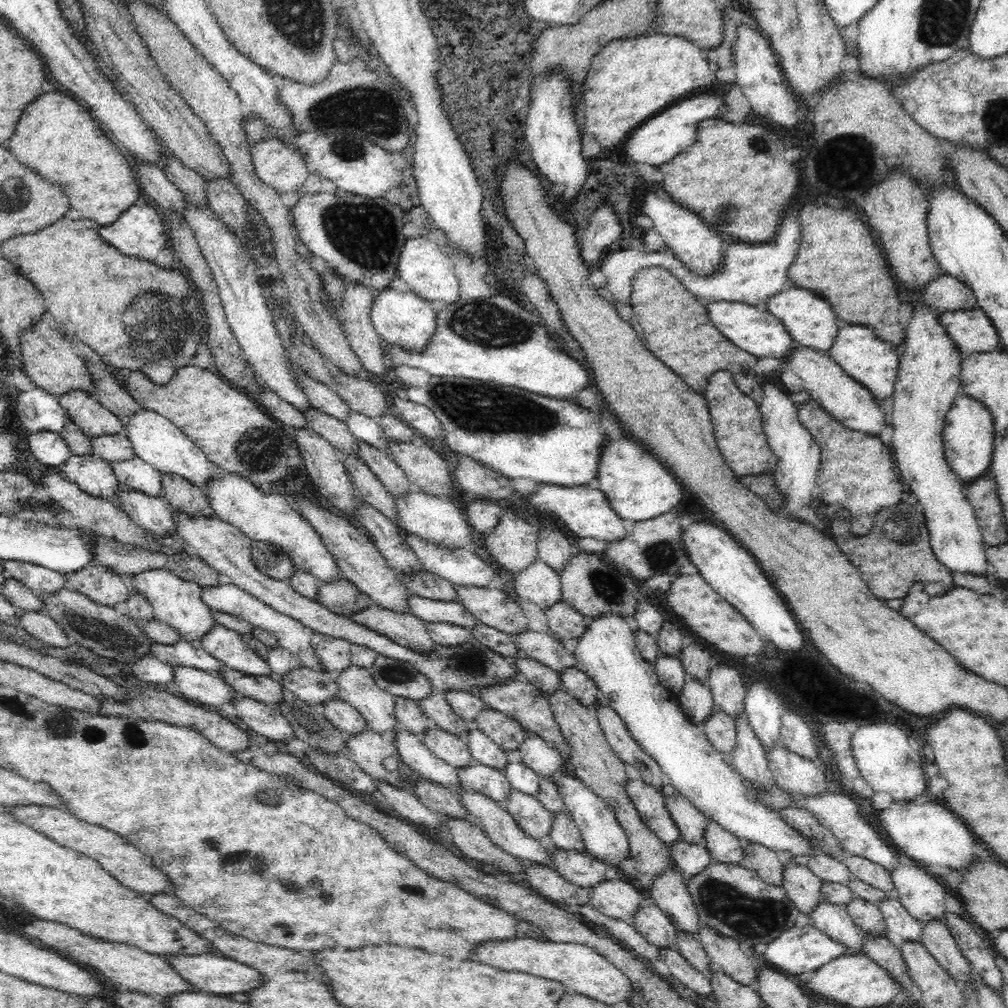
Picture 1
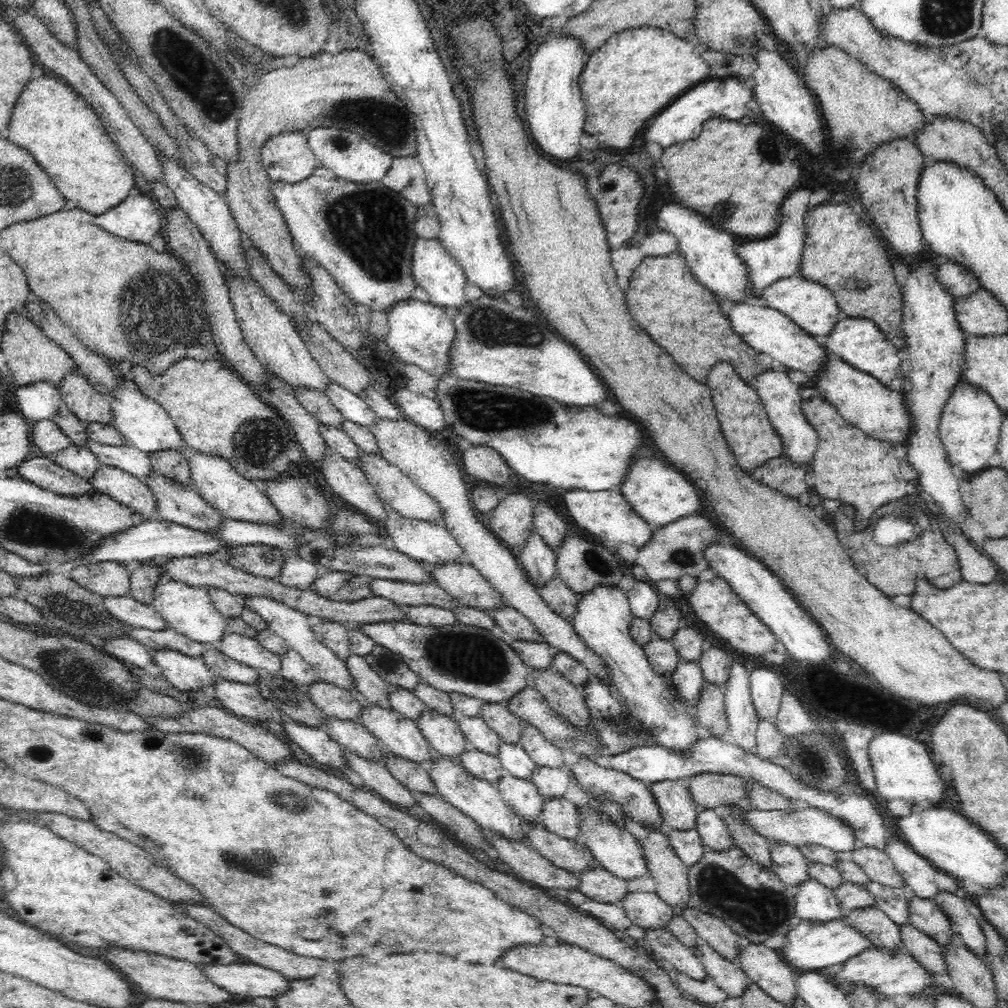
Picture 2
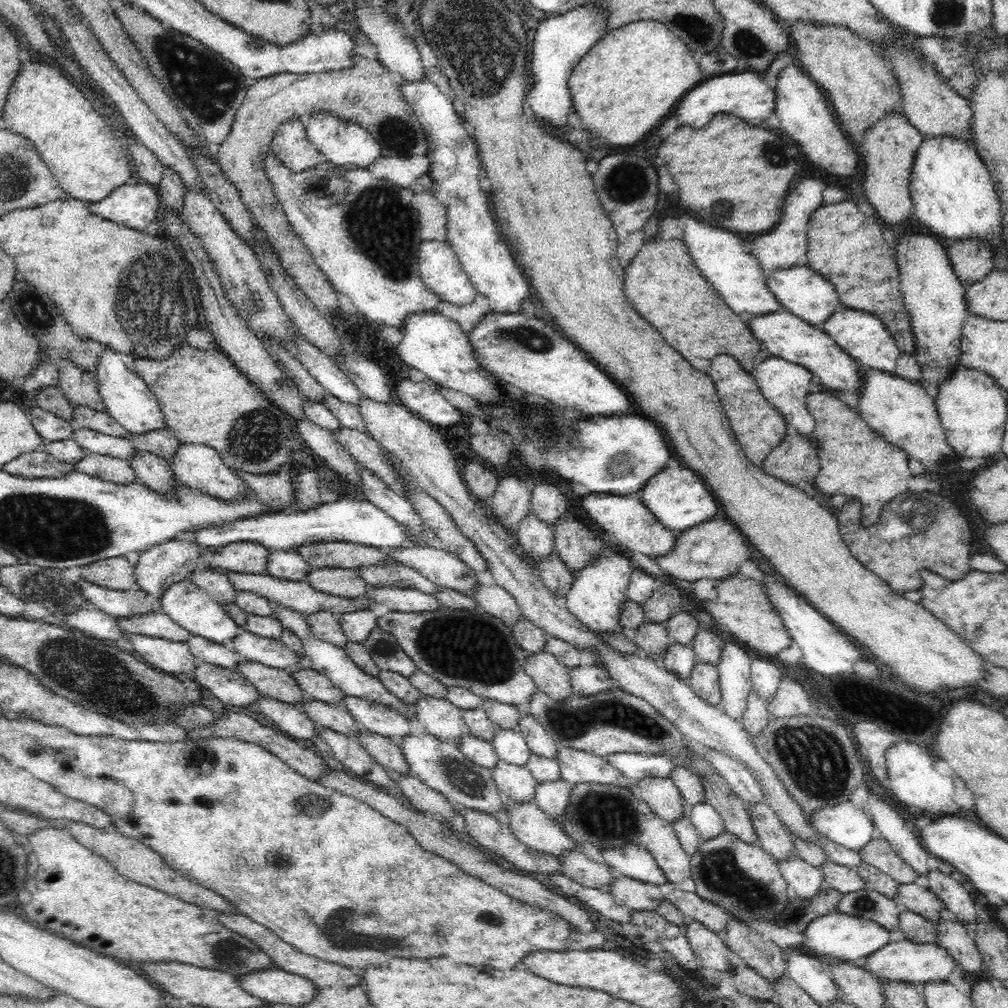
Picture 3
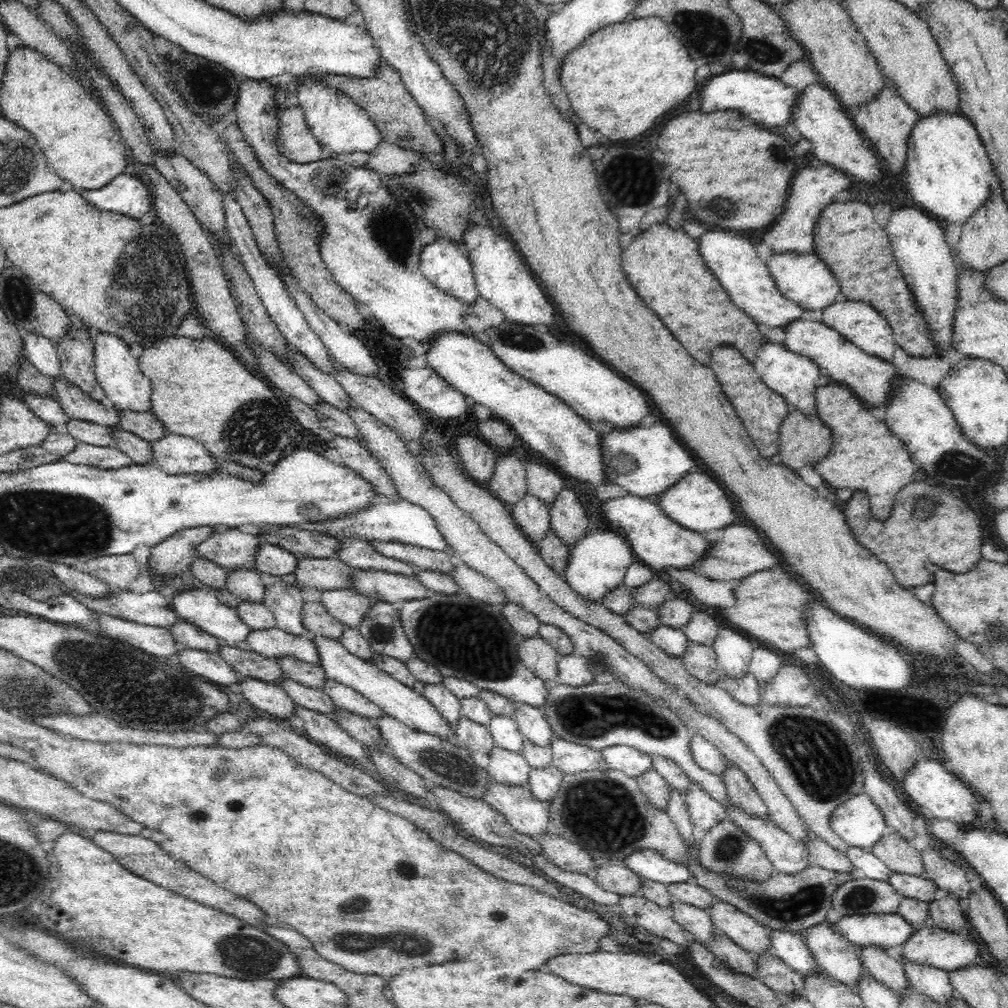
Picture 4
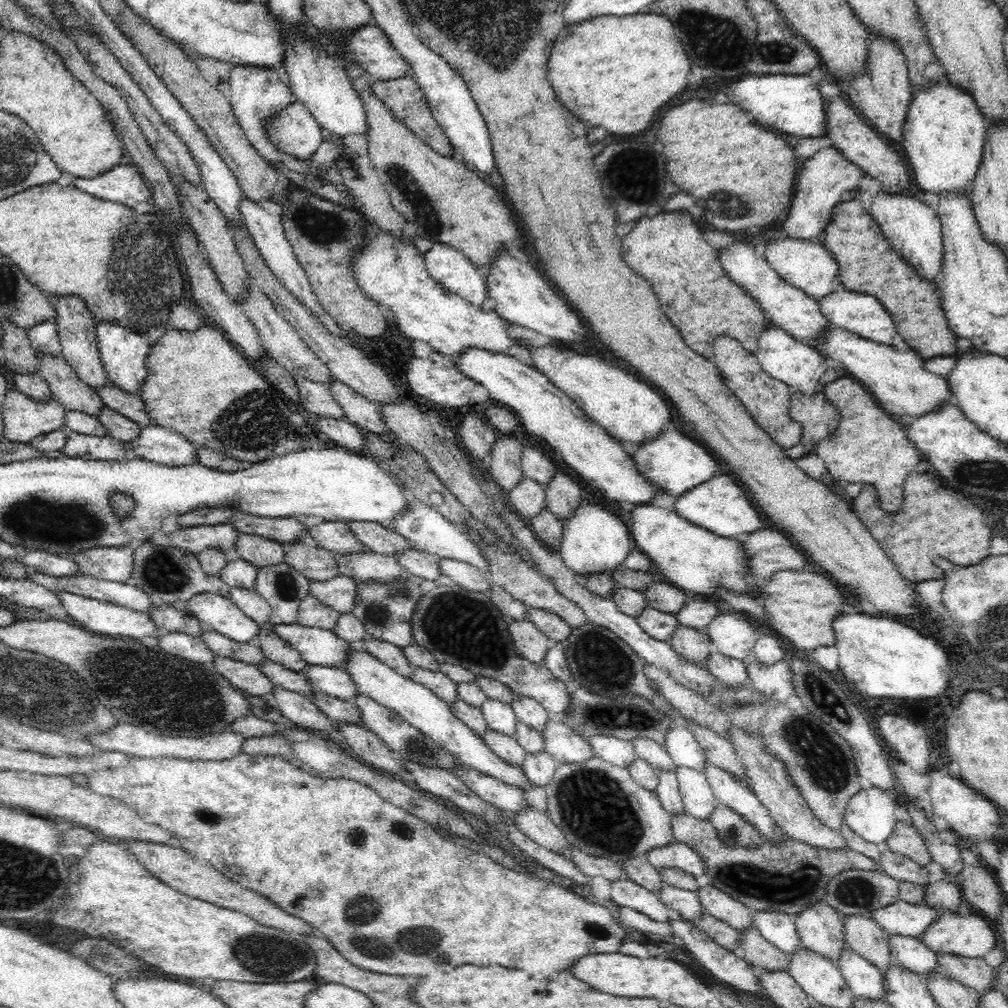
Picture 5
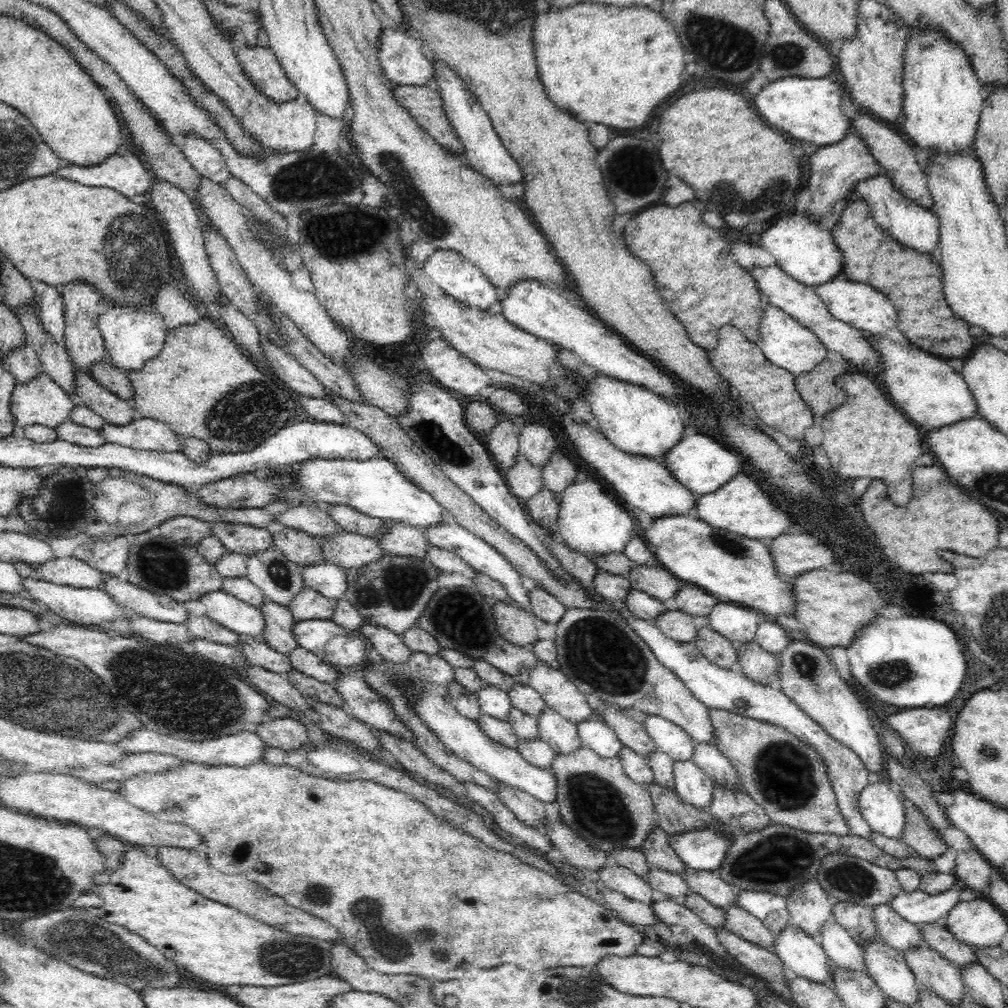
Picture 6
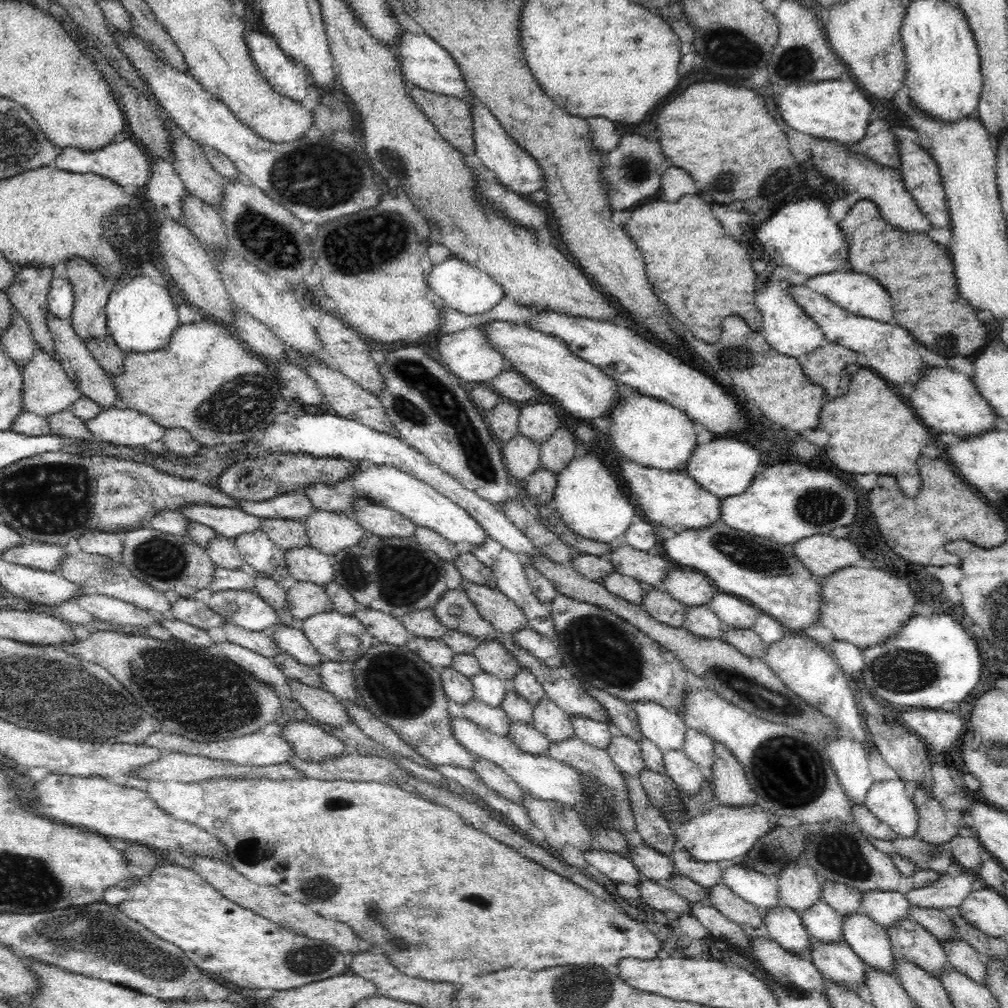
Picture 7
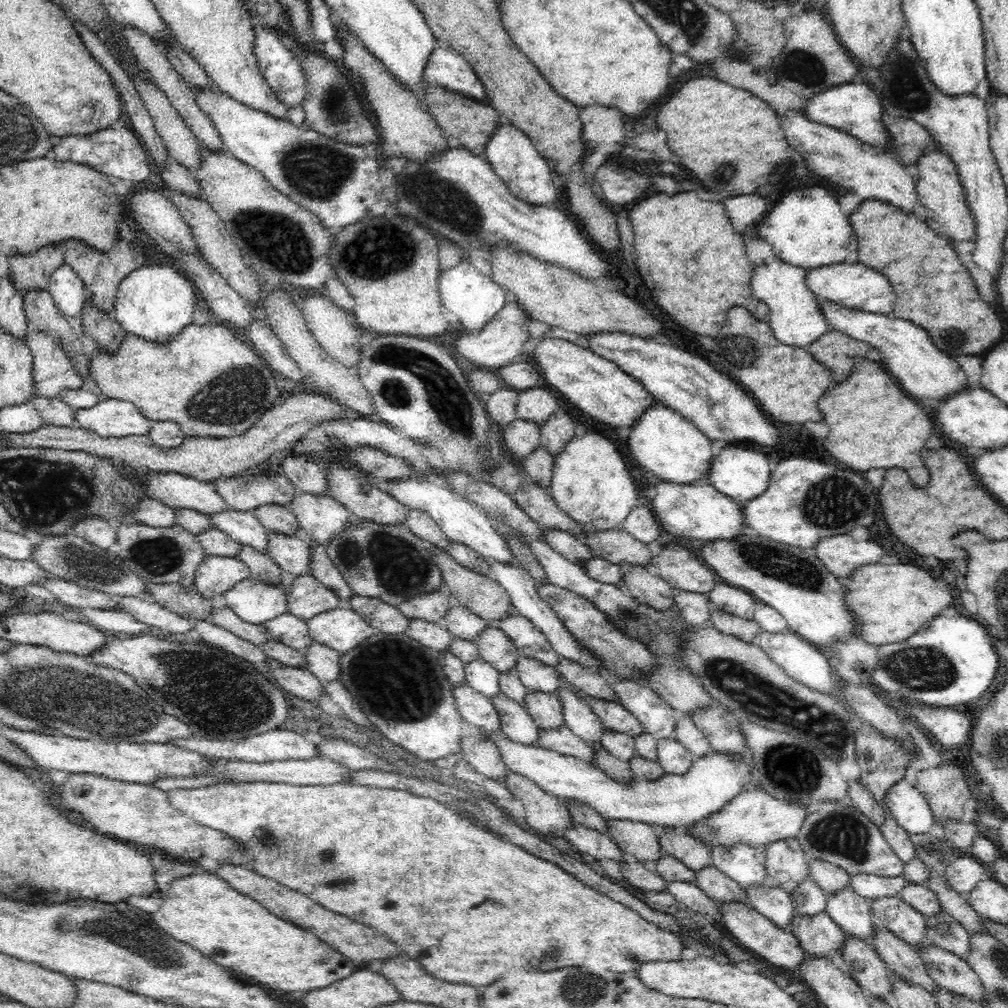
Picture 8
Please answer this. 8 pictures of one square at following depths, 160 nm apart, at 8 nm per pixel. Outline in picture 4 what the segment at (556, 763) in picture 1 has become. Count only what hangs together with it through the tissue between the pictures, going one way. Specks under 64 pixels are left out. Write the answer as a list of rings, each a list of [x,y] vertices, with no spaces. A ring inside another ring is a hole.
[[[517,703],[512,716],[518,723],[520,732],[536,746],[548,746],[552,742],[554,732],[548,724],[540,707]]]

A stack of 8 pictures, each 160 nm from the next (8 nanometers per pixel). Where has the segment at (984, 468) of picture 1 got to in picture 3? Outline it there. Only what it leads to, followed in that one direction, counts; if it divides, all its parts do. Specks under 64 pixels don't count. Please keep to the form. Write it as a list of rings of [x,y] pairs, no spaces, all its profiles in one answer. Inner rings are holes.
[[[959,366],[934,393],[936,408],[950,448],[959,458],[988,458],[1001,451],[1007,419],[1007,393],[981,370]]]

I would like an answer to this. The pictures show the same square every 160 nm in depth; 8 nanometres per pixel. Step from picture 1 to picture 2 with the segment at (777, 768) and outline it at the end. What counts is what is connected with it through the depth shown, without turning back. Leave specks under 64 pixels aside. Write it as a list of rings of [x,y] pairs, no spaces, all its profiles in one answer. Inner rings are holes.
[[[759,718],[758,728],[756,728],[757,752],[756,754],[762,759],[772,761],[774,764],[786,766],[786,755],[784,755],[784,738],[780,734],[778,727],[774,722]]]

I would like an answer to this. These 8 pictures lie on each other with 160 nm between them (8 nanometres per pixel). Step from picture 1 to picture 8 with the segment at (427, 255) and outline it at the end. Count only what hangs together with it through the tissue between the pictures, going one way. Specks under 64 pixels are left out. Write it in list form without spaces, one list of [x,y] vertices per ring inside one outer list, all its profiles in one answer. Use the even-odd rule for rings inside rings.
[[[461,260],[452,268],[447,268],[439,276],[440,313],[446,316],[449,323],[462,323],[471,331],[479,331],[495,314],[506,304],[505,298],[509,295],[499,284],[496,284],[490,276],[484,276],[468,260]]]

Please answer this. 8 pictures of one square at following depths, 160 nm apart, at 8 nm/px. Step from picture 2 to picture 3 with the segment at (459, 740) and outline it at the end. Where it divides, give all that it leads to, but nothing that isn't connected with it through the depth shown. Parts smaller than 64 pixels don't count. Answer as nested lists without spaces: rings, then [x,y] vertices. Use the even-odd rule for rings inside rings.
[[[421,695],[416,707],[416,720],[424,725],[424,730],[444,741],[454,741],[457,745],[459,740],[468,732],[466,721],[463,720],[459,708],[456,708],[447,698],[432,698],[431,696]]]

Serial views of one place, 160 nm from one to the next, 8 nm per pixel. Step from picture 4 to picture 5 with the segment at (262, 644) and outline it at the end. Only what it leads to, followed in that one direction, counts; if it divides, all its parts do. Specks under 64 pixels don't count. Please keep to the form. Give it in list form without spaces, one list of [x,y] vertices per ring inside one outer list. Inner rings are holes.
[[[298,623],[274,625],[273,633],[290,643],[307,664],[312,665],[344,669],[347,650],[357,647],[340,638],[333,630]]]

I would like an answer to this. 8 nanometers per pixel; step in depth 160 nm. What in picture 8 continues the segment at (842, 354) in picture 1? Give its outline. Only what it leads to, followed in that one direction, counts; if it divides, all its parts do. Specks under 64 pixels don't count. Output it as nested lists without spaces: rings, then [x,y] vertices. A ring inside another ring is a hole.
[[[838,262],[830,266],[816,266],[807,271],[808,288],[826,301],[872,314],[890,314],[894,304],[892,284],[876,270],[858,262]]]

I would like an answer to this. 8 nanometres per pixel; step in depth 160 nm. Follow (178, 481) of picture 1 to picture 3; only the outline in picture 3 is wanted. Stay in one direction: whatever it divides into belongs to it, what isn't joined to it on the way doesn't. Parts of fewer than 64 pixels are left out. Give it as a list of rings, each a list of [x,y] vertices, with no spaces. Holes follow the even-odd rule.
[[[168,427],[162,430],[148,430],[144,434],[129,433],[128,438],[137,450],[165,458],[169,463],[181,444]]]

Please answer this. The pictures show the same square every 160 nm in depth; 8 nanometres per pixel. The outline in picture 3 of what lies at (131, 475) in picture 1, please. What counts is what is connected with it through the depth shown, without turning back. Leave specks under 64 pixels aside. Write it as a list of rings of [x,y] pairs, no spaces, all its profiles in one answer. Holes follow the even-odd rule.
[[[76,428],[71,439],[75,440],[83,448],[85,456],[99,454],[100,456],[106,455],[130,461],[134,458],[137,450],[128,437],[100,434],[100,432],[89,428]]]

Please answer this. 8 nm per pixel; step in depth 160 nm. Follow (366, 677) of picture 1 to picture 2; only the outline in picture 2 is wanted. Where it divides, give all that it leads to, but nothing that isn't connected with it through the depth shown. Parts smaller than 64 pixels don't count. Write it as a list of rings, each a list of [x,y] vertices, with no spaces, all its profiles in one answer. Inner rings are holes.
[[[350,654],[345,661],[350,669],[350,675],[356,683],[356,690],[366,696],[366,704],[375,704],[382,708],[391,708],[389,701],[389,685],[372,670],[372,667],[362,656]]]

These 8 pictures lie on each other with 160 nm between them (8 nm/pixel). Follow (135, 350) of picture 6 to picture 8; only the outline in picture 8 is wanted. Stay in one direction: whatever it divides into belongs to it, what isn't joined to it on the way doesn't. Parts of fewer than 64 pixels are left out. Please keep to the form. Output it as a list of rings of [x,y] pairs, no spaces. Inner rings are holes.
[[[144,264],[133,270],[118,287],[115,303],[113,306],[112,317],[118,320],[118,323],[127,334],[135,334],[137,337],[145,338],[150,342],[170,342],[172,338],[176,338],[177,334],[186,326],[193,324],[194,306],[196,306],[196,298],[192,281],[172,269],[168,265]]]

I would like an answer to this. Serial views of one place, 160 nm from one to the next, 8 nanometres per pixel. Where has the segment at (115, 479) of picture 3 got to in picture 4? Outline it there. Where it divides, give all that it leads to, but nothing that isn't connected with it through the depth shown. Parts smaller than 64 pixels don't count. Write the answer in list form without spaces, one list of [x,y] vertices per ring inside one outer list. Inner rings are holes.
[[[77,443],[72,452],[64,454],[62,460],[82,466],[95,466],[100,470],[118,470],[133,464],[129,456],[115,446],[92,446]]]

